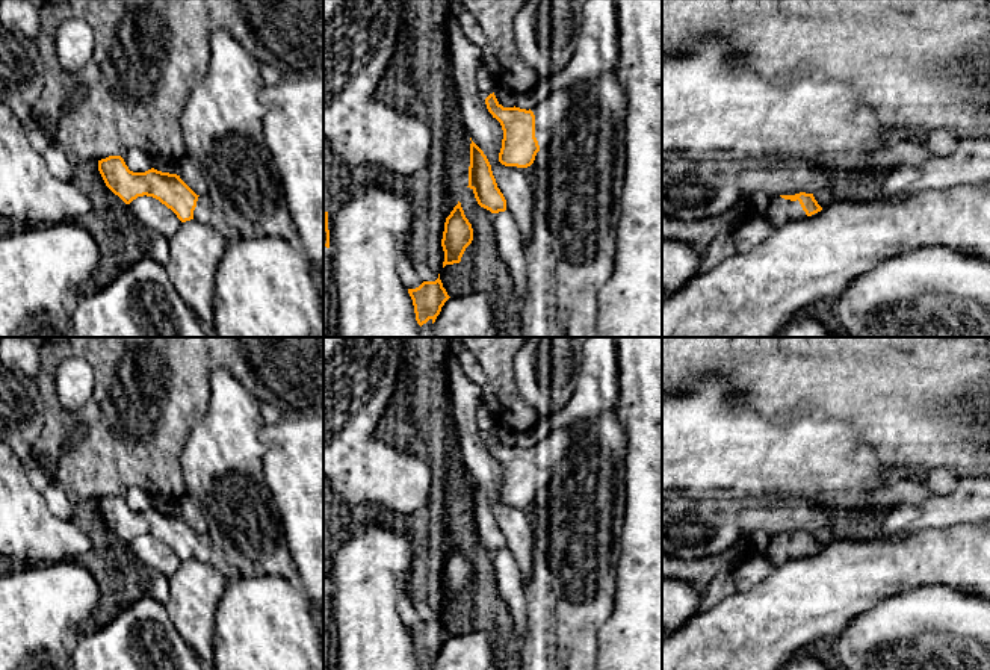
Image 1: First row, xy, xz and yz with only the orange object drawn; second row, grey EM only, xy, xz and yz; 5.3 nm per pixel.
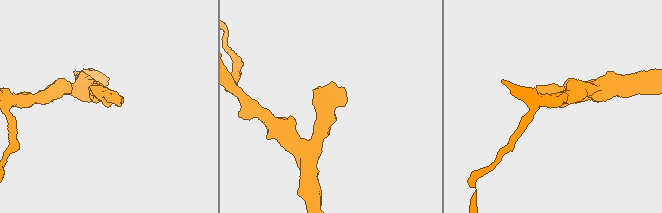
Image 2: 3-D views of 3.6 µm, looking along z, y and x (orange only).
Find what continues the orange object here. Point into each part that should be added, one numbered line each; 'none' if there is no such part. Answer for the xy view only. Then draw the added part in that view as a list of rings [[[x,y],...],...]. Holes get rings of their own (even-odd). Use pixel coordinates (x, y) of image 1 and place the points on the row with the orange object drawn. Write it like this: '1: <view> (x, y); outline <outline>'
1: xy (206, 212); outline [[[207,195],[198,197],[193,219],[213,227],[230,242],[240,239],[239,231],[225,219],[221,209]]]

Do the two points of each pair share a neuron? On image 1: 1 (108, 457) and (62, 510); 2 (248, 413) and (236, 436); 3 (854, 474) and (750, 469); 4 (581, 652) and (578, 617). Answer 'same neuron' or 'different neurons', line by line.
1: different neurons
2: same neuron
3: same neuron
4: same neuron

